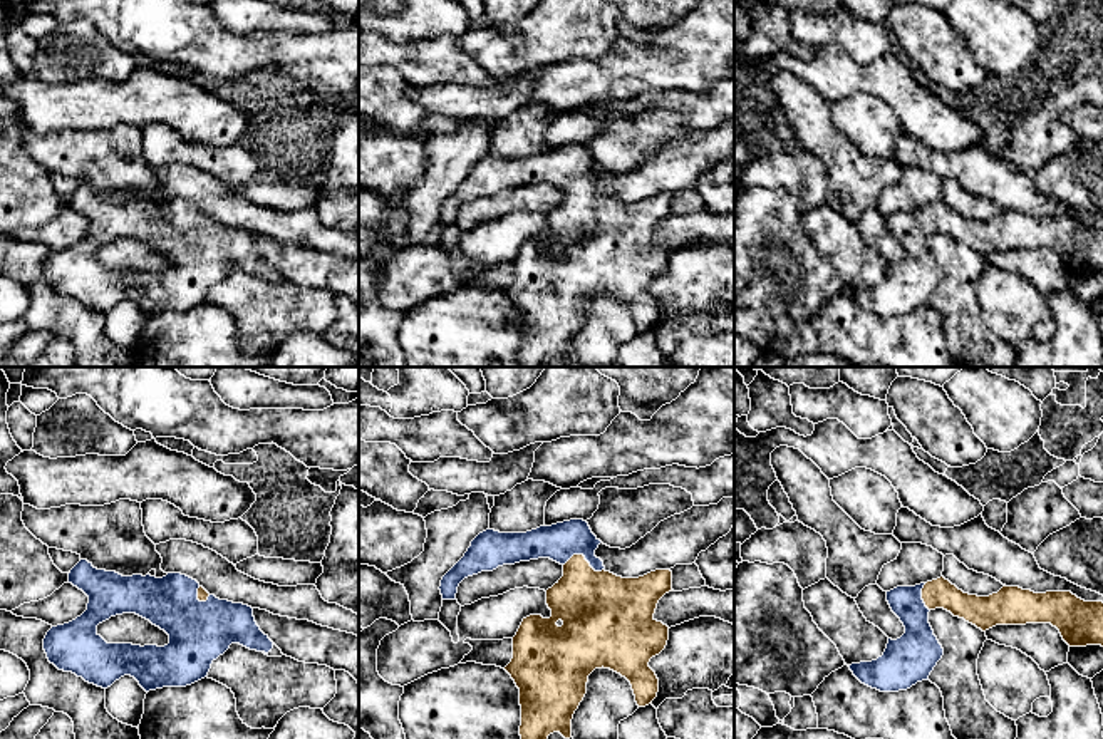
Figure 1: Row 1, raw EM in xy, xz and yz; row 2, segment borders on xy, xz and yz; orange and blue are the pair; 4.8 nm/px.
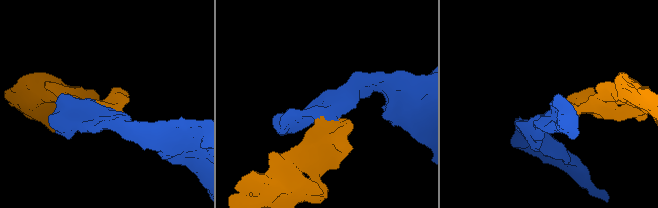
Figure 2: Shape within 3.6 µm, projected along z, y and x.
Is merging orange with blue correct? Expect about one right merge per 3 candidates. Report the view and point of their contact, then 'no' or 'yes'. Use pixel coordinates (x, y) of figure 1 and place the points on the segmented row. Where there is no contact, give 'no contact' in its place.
xz (584, 558) | yes

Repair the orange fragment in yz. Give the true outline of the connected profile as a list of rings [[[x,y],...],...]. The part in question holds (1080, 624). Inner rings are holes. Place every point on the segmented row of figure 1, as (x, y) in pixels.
[[[944,576],[887,592],[892,612],[905,633],[892,640],[882,657],[848,665],[865,685],[880,692],[907,690],[929,680],[944,655],[929,623],[929,612],[944,608],[982,632],[996,625],[1051,623],[1069,647],[1103,647],[1103,602],[1085,602],[1071,592],[1034,593],[1002,587],[989,597],[969,595]]]

